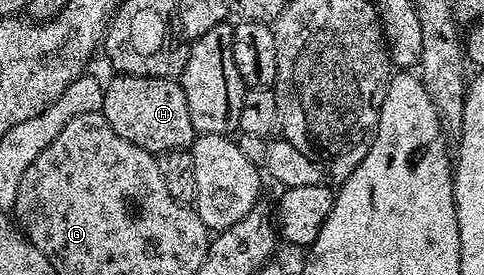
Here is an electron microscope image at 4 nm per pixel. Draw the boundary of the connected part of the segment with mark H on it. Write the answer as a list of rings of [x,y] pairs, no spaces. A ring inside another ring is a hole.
[[[125,75],[125,83],[129,83],[129,87],[125,89],[129,89],[129,93],[133,91],[133,101],[125,101],[129,103],[129,107],[121,107],[121,109],[113,107],[113,111],[105,114],[118,133],[122,133],[124,137],[130,137],[136,143],[141,140],[143,133],[149,133],[149,143],[146,148],[156,155],[165,155],[165,147],[170,147],[171,150],[187,151],[194,146],[197,130],[189,125],[195,125],[195,120],[191,114],[187,92],[183,90],[178,80],[166,77]],[[155,145],[163,145],[163,147],[154,147]]]

